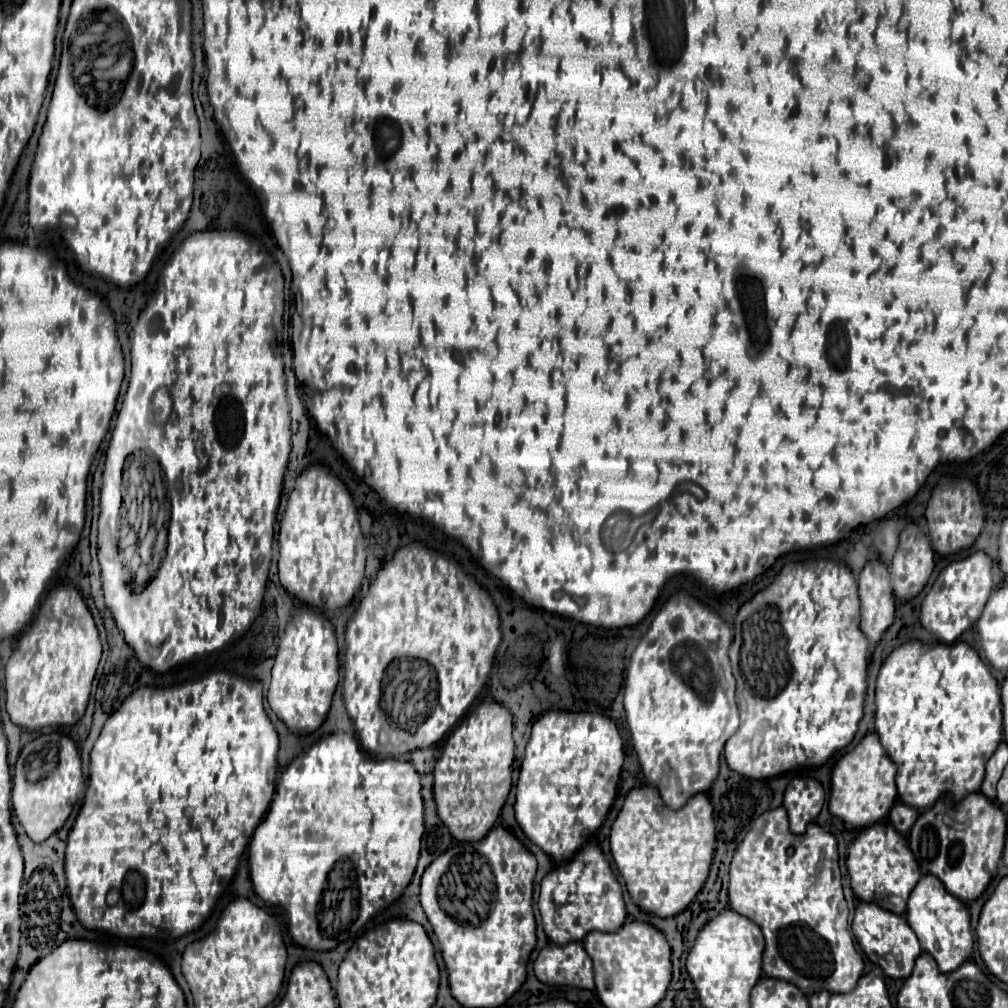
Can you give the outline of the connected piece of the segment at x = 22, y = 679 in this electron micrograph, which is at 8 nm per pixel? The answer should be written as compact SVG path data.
M72 586L50 590L6 664L6 710L12 724L26 730L76 724L88 706L100 656L100 636L80 592Z

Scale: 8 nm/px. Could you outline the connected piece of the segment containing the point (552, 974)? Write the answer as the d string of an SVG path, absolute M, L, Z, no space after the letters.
M570 942L566 946L548 944L542 948L534 962L534 974L540 982L550 986L594 990L592 960L580 942Z

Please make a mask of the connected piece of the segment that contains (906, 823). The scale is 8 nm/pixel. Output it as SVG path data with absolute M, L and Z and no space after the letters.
M896 802L894 808L890 810L890 824L894 824L894 828L898 832L902 832L904 836L910 832L916 818L918 818L918 810L912 806L906 806L902 802Z

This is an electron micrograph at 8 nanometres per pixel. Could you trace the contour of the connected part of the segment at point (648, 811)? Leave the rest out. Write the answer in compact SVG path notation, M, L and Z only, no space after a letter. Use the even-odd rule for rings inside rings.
M652 786L636 788L626 796L624 808L614 820L612 832L610 832L612 858L614 858L618 872L626 880L626 888L628 888L632 902L638 908L650 914L656 914L660 918L672 918L680 914L702 890L708 878L710 864L712 864L714 844L716 844L716 826L712 818L712 804L706 798L706 794L696 794L684 808L672 810L662 802L658 790Z

